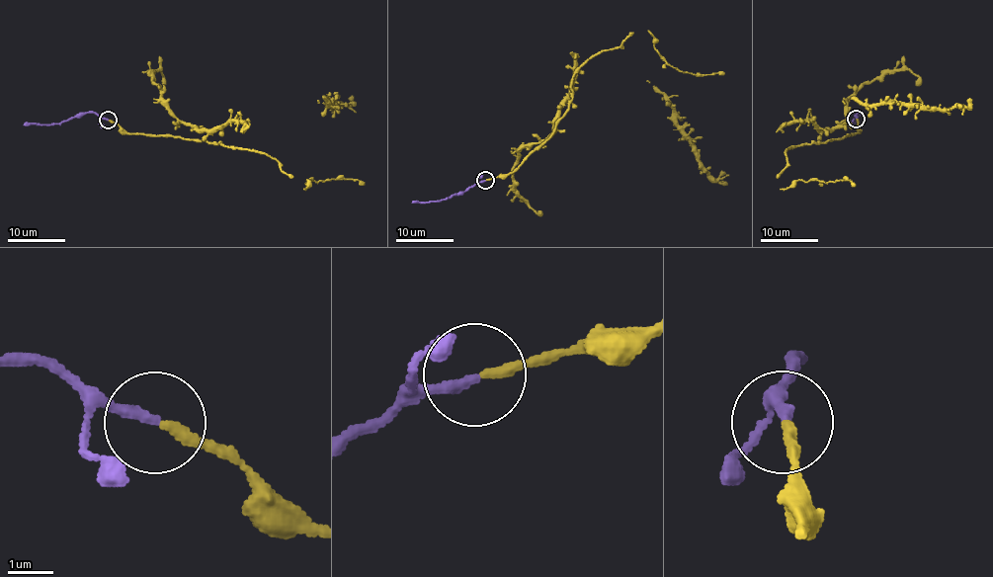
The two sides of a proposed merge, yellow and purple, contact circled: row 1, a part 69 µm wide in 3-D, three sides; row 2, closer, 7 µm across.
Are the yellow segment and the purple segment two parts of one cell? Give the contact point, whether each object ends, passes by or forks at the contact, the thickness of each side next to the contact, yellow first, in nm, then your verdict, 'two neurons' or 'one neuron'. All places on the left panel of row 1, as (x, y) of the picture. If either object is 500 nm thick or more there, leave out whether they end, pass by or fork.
at (108, 120); yellow ends there; purple ends there; 240 nm thick on the yellow side, 240 nm on the other; one neuron

